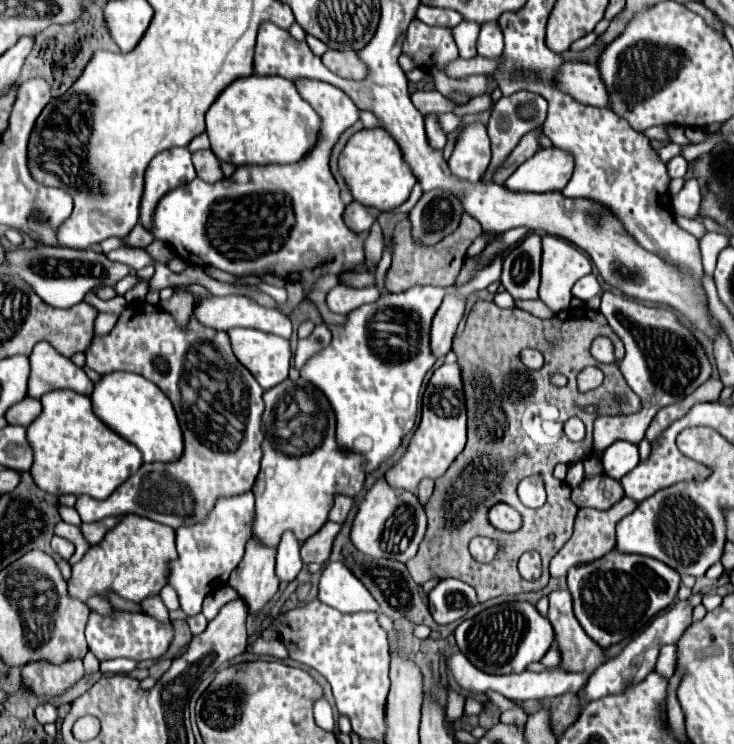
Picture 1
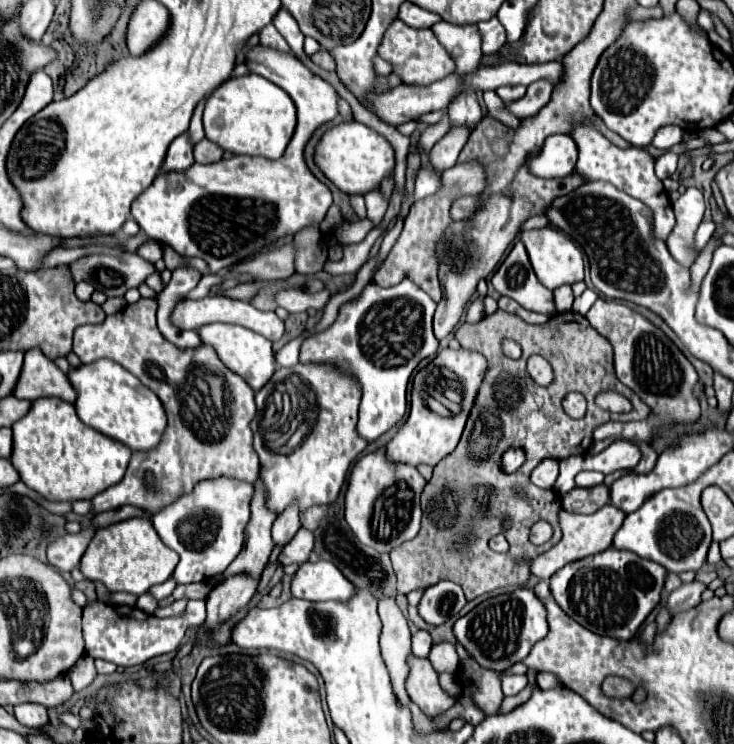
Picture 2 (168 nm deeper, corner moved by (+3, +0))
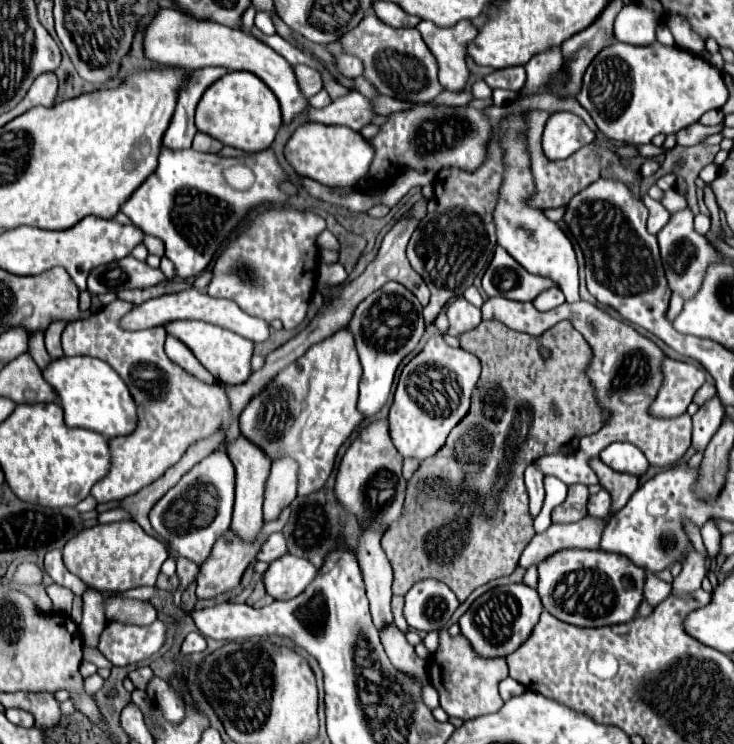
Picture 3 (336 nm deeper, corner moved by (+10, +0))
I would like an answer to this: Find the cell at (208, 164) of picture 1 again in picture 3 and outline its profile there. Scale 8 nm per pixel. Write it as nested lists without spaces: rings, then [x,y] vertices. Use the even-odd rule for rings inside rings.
[[[196,133],[194,137],[194,143],[192,143],[192,149],[194,151],[204,151],[204,153],[218,153],[224,145],[218,143],[216,139],[204,135],[204,133]]]

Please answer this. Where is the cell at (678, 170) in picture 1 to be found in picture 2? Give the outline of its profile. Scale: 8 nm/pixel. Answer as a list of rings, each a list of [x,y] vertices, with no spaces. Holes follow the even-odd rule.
[[[673,151],[663,153],[663,155],[655,161],[655,175],[657,175],[659,179],[671,177],[675,171],[677,171],[677,155],[675,155]]]

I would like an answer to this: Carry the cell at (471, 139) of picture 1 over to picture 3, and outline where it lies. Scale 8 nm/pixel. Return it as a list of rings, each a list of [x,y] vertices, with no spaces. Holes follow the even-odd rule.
[[[420,21],[416,27],[422,33],[424,43],[438,61],[438,79],[444,91],[462,93],[468,81],[468,45],[476,39],[476,27],[472,21],[460,21],[452,27],[438,27],[432,21]]]

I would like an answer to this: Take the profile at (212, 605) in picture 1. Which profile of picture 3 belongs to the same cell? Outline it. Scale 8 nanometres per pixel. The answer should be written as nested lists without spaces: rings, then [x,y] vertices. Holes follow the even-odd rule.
[[[158,615],[152,625],[126,625],[108,621],[100,633],[98,649],[116,667],[134,665],[160,651],[166,641],[166,631],[168,621],[164,615]]]

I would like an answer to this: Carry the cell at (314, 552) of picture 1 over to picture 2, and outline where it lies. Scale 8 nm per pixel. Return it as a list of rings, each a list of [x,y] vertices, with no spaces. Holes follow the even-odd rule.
[[[299,529],[295,537],[283,547],[279,555],[281,565],[291,565],[291,563],[305,563],[309,559],[309,553],[313,549],[313,533],[307,529]]]

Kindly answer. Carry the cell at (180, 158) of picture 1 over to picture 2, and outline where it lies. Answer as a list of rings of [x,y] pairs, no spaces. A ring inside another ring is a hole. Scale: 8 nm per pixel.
[[[189,131],[179,135],[171,145],[169,145],[169,151],[167,151],[167,157],[165,157],[165,163],[163,163],[163,173],[169,173],[169,171],[185,171],[185,167],[193,165],[193,143],[189,139]]]

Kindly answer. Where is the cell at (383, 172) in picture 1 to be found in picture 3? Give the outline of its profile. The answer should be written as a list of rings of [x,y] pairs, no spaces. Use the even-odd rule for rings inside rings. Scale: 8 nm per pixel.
[[[306,123],[290,137],[284,155],[304,177],[310,177],[328,187],[356,187],[358,181],[362,181],[370,171],[370,163],[374,161],[374,147],[368,139],[350,127]]]

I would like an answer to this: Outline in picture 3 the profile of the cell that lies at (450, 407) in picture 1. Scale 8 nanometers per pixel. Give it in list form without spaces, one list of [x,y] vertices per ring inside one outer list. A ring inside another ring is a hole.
[[[432,337],[426,347],[402,369],[394,403],[390,407],[390,437],[402,457],[428,459],[444,443],[454,425],[468,413],[470,395],[480,377],[480,359],[464,349],[454,349],[442,337]]]

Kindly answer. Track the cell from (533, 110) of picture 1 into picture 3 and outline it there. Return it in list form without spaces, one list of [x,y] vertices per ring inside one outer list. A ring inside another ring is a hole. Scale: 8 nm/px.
[[[554,47],[546,53],[538,53],[534,55],[526,65],[526,73],[528,73],[528,79],[524,83],[524,93],[526,95],[534,95],[538,93],[546,83],[548,79],[558,71],[558,67],[562,67],[562,53],[560,53],[560,47]]]

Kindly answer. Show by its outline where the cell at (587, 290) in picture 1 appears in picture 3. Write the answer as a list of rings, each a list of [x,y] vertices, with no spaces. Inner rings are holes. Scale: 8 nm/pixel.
[[[552,287],[552,289],[544,291],[544,293],[540,293],[532,303],[534,303],[534,307],[538,311],[550,311],[550,309],[554,309],[554,307],[564,303],[564,293],[560,289]]]

